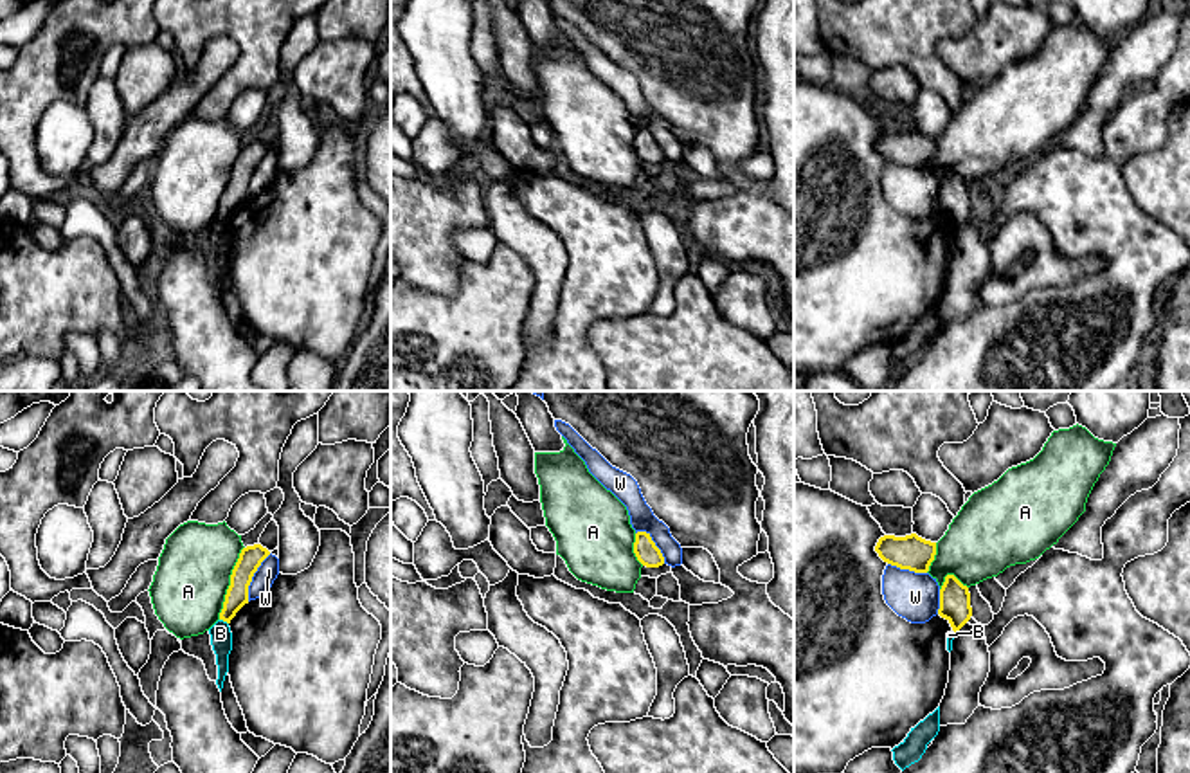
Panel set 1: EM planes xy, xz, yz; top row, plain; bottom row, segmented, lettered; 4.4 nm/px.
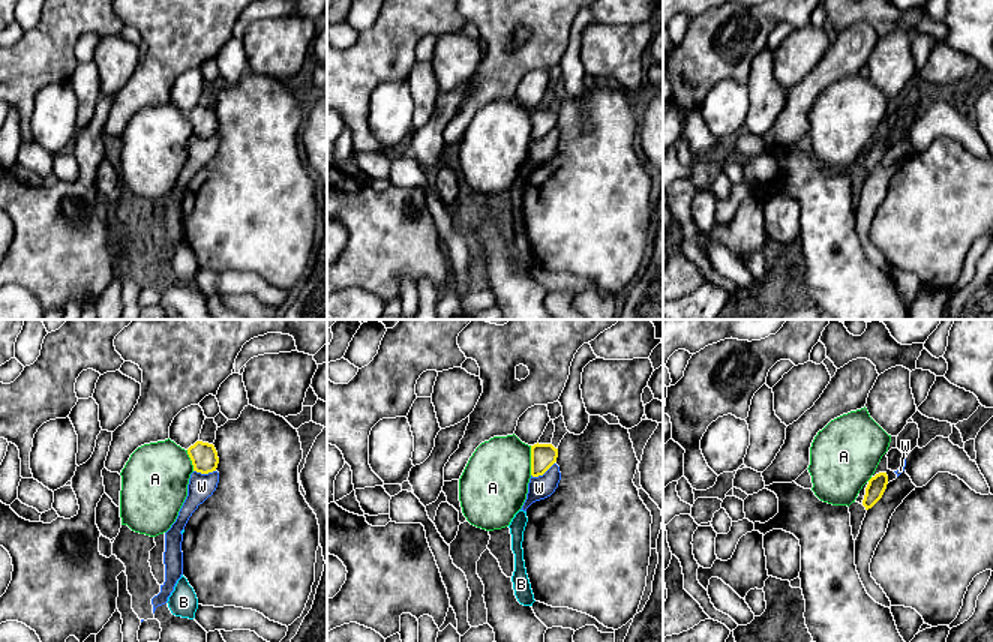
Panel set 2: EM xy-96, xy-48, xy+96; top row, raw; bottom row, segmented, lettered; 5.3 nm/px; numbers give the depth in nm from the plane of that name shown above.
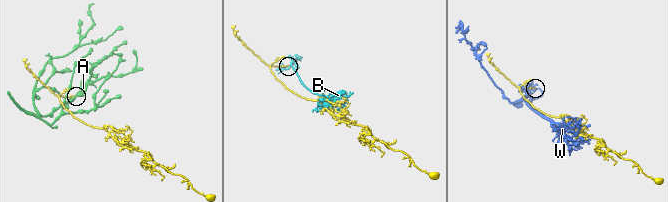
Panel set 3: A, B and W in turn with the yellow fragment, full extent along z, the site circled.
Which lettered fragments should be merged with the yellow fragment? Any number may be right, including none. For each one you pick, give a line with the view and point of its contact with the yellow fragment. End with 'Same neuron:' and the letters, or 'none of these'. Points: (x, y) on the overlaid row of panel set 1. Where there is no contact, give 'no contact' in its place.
Same neuron: none of these

